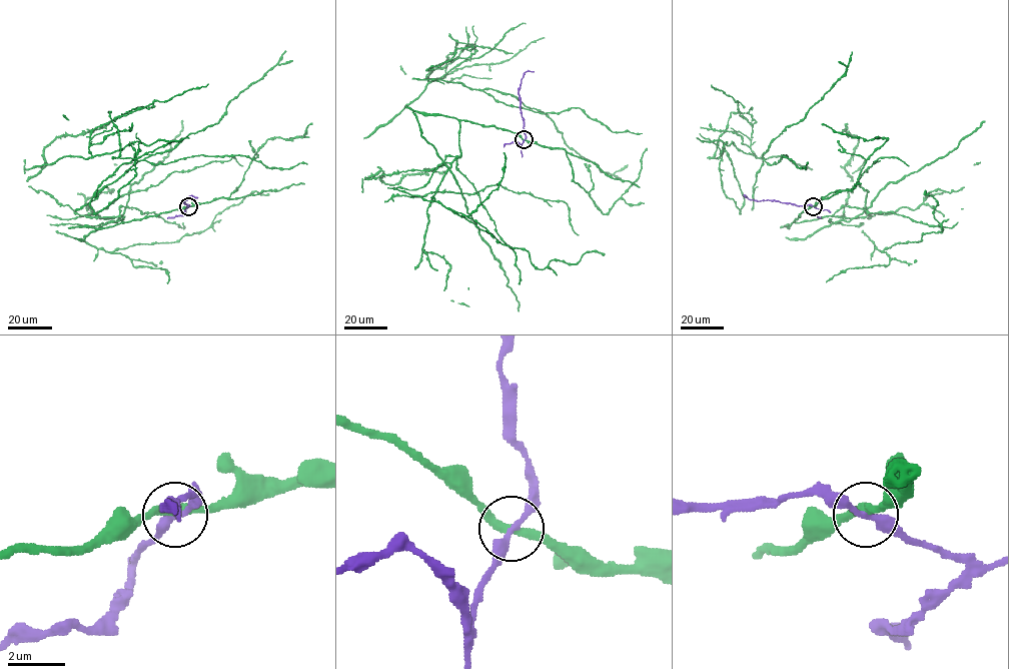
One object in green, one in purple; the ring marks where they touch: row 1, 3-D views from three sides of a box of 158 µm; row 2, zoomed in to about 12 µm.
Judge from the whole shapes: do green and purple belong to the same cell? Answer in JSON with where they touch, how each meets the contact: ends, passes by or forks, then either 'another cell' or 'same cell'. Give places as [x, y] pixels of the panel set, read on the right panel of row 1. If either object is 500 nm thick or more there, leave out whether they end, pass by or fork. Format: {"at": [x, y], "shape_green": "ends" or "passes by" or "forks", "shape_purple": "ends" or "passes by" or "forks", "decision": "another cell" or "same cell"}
{"at": [813, 206], "shape_green": "passes by", "shape_purple": "passes by", "decision": "another cell"}

